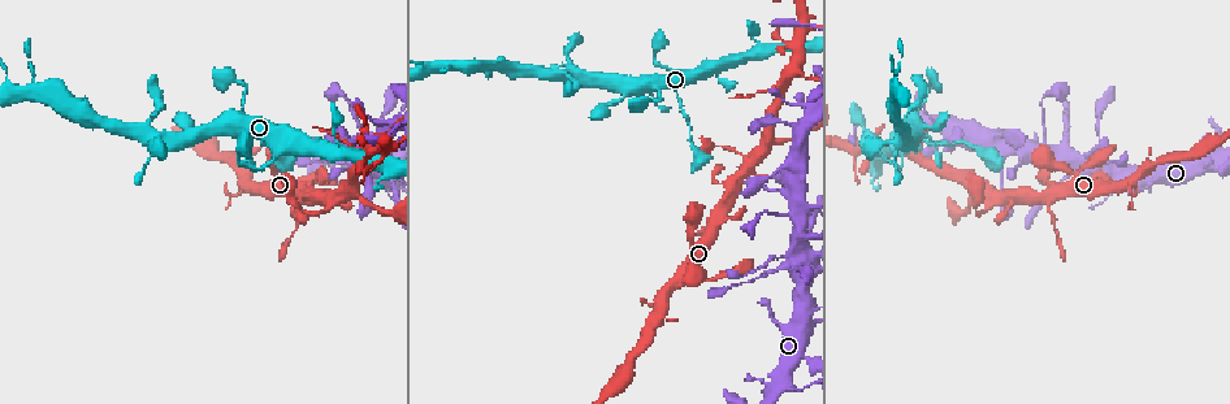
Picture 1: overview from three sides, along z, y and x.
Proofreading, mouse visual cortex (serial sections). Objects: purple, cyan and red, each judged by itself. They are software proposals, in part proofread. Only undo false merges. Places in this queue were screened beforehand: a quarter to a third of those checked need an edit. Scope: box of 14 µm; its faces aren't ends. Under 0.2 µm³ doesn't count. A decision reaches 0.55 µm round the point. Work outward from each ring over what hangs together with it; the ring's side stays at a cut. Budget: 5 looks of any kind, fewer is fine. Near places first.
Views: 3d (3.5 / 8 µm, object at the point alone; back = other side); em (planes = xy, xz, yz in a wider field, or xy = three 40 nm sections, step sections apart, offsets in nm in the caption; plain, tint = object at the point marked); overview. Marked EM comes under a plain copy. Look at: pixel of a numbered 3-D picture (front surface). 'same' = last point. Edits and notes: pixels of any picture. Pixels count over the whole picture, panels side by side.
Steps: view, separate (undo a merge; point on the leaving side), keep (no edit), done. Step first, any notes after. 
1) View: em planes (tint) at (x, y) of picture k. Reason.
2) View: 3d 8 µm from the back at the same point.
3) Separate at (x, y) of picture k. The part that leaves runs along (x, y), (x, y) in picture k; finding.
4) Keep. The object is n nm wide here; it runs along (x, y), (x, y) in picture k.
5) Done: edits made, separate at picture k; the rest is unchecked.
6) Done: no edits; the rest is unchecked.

View: 3d 3.5 µm at (1064, 142) of picture 1.

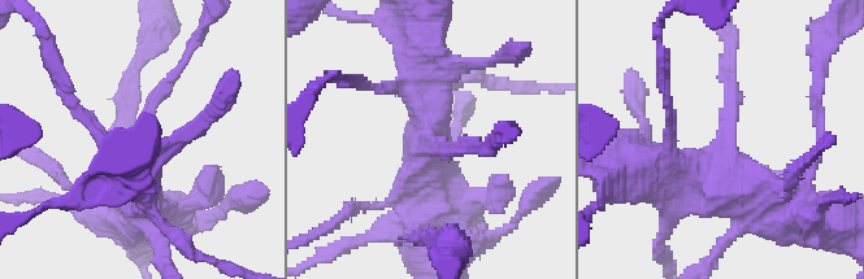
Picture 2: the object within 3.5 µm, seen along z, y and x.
View: em xy step 1 (tint) at (433, 147) of picture 2. The arms are 150, 500 nm wide.

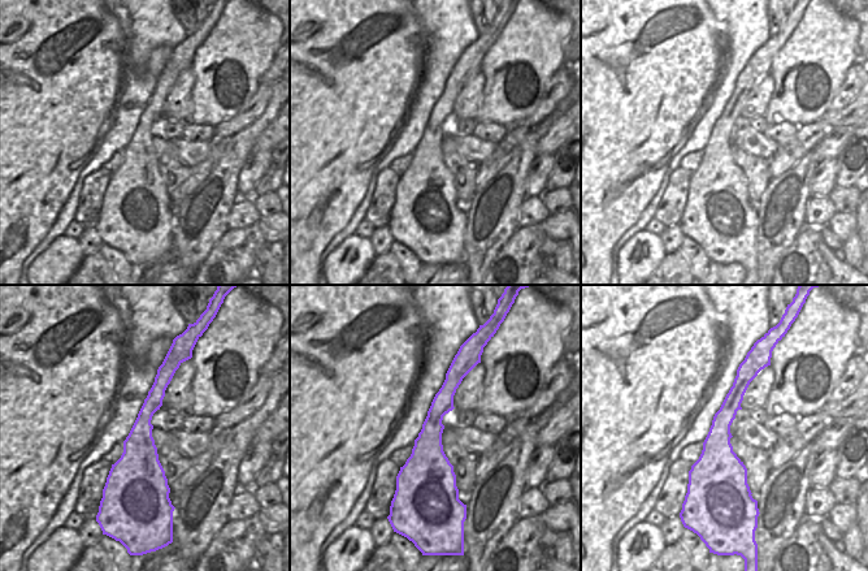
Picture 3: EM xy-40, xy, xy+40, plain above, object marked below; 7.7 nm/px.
Keep. Continuous, no second cell.

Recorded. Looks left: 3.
View: 3d 3.5 µm at (281, 150) of picture 1. Three-way junction.

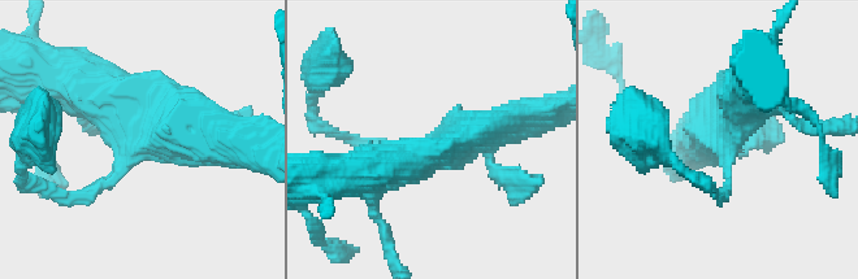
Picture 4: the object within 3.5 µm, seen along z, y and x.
View: em xy step 3 (tint) at (725, 139) of picture 4.

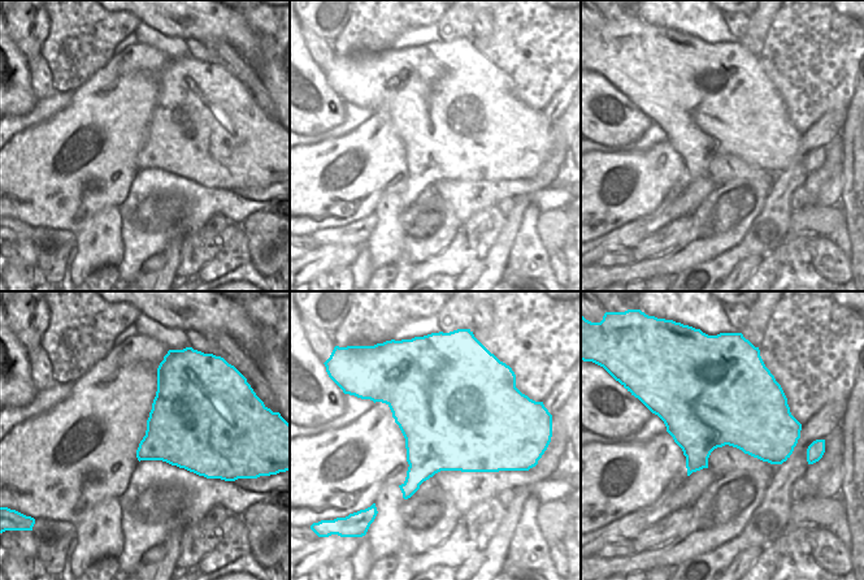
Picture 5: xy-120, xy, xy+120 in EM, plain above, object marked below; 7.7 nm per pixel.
View: em xy step 2 (tint) at the same point. Another direction.

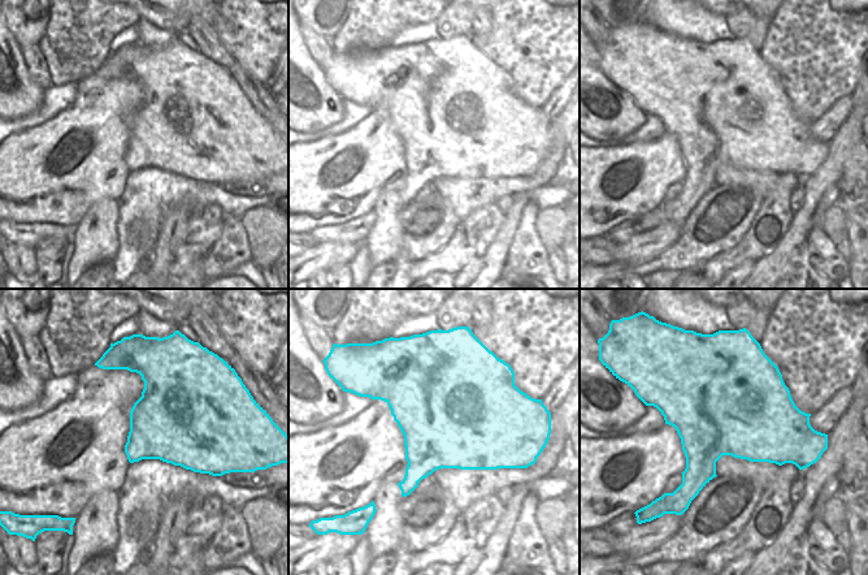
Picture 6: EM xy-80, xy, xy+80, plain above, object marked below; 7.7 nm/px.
Keep. Continuous, no second cell.

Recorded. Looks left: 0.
Done: no edits; the rest is unchecked.

